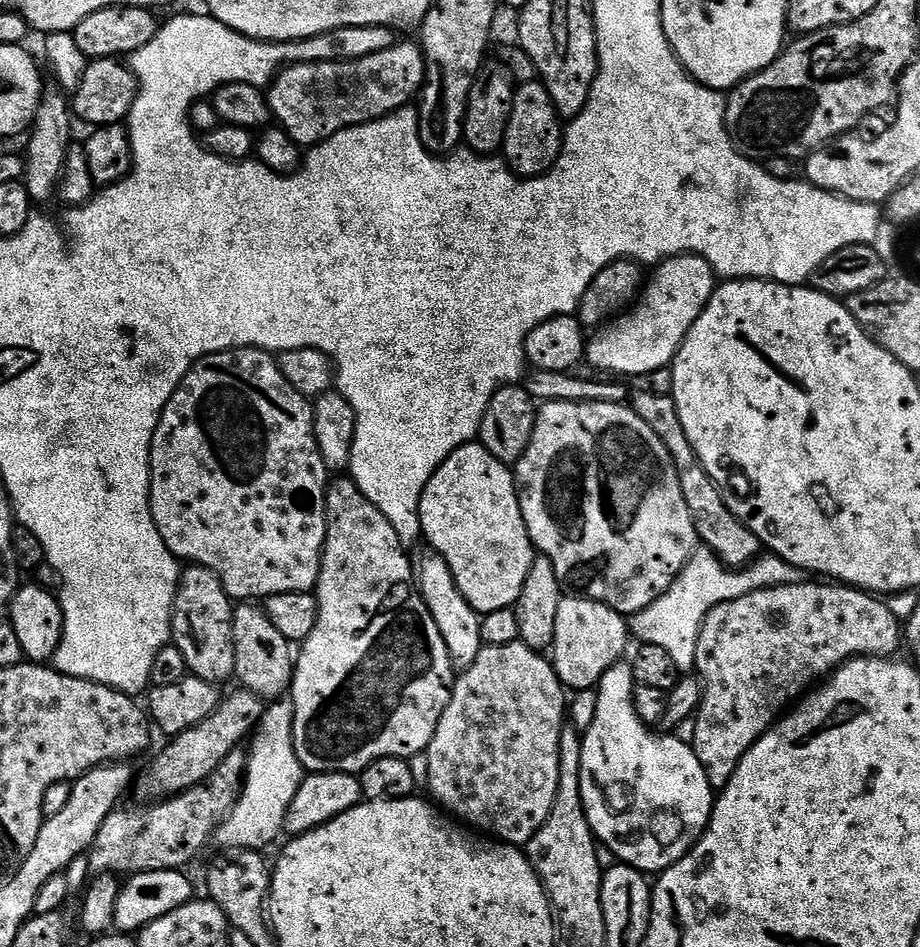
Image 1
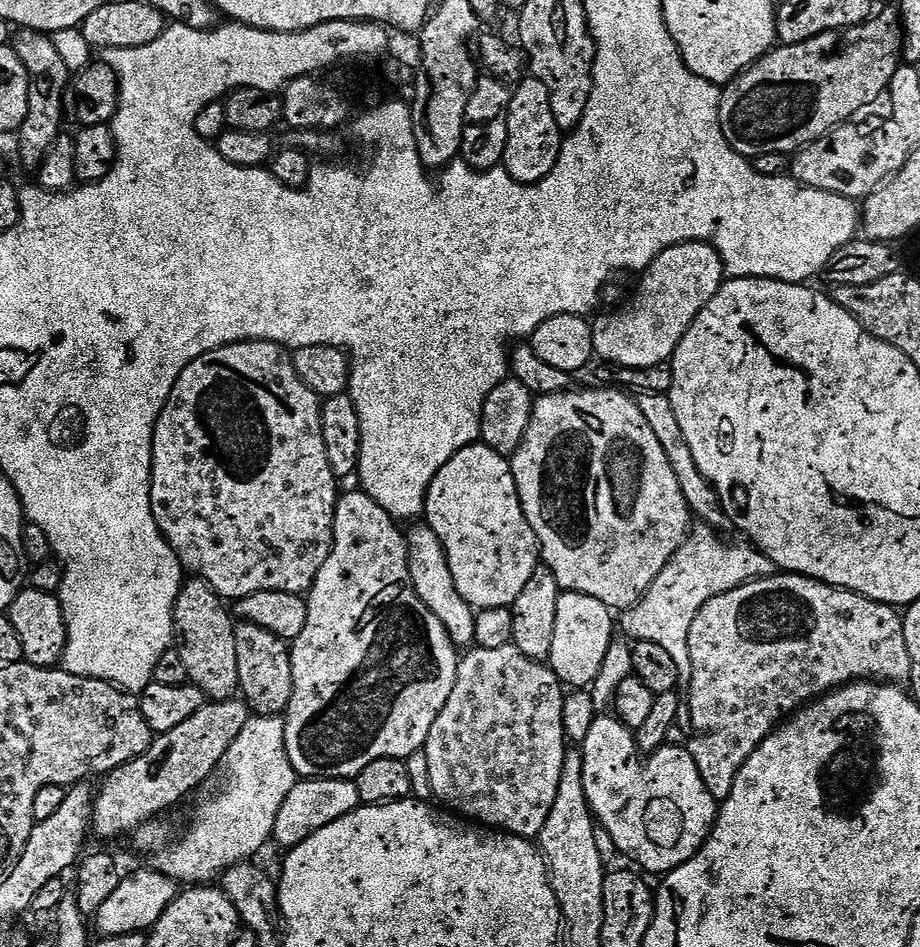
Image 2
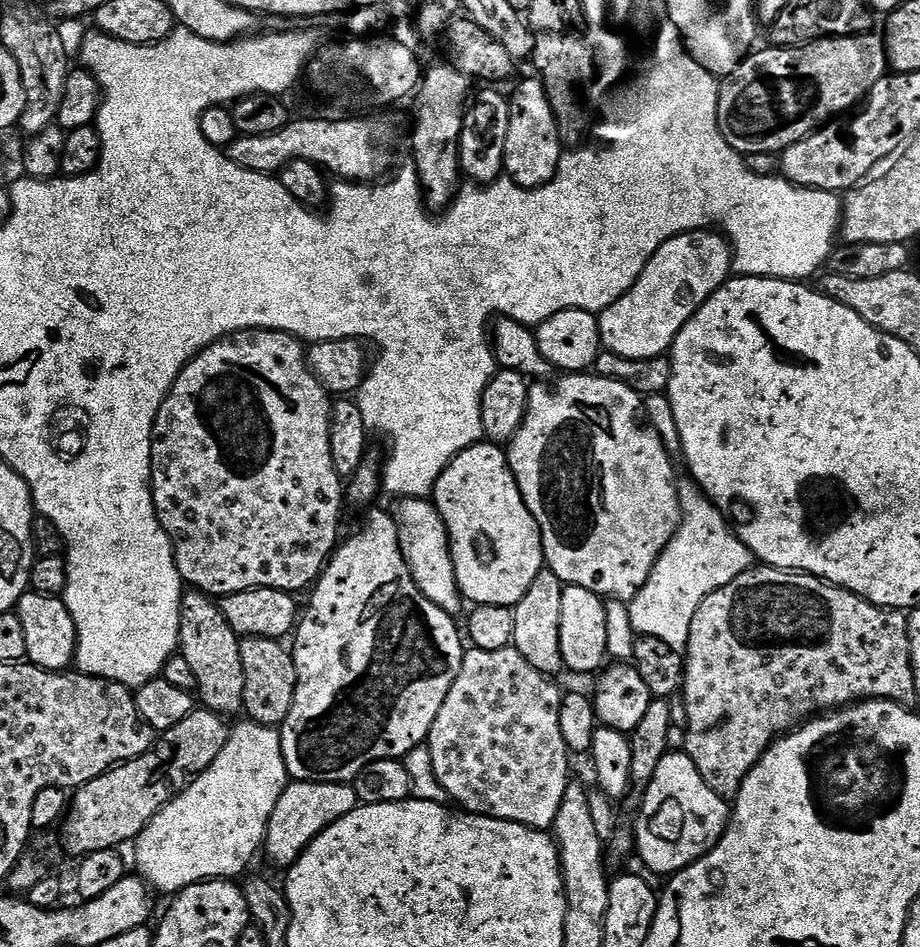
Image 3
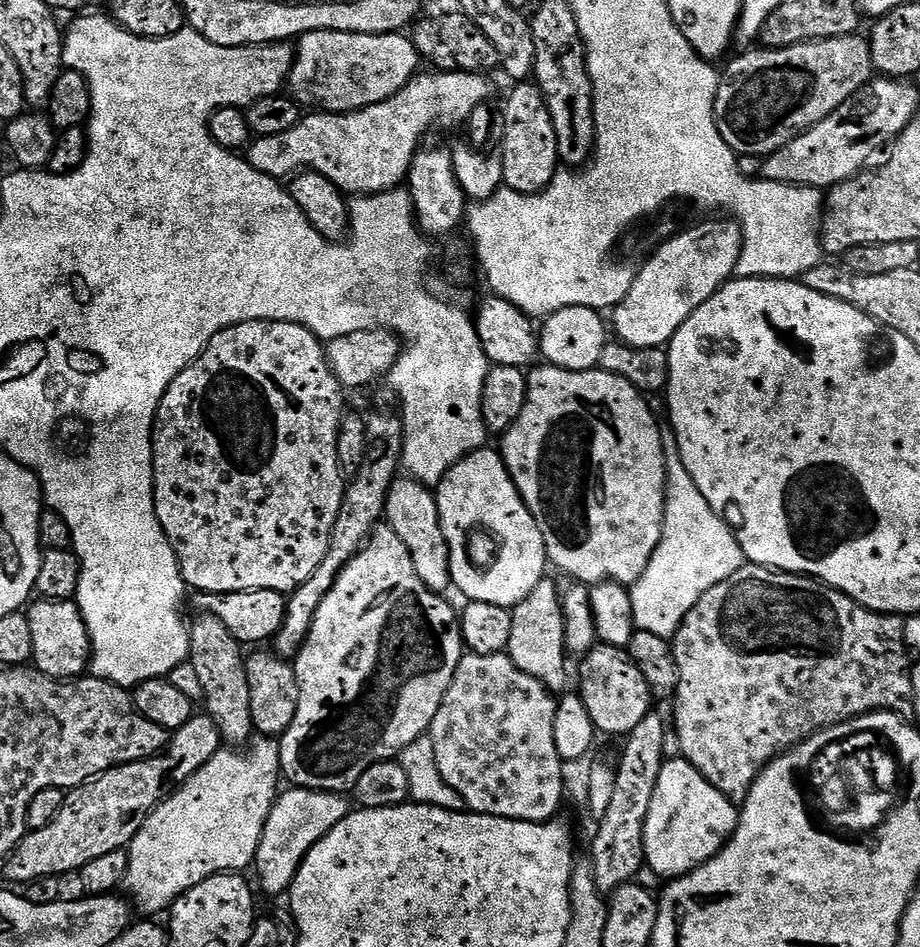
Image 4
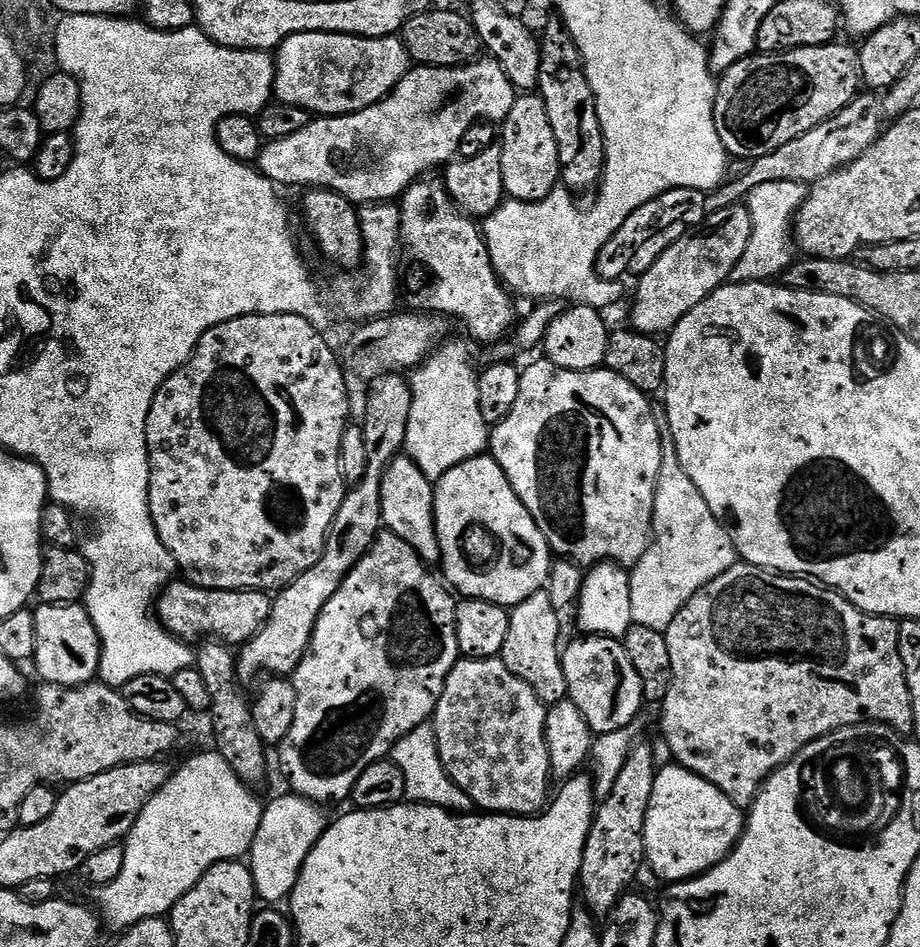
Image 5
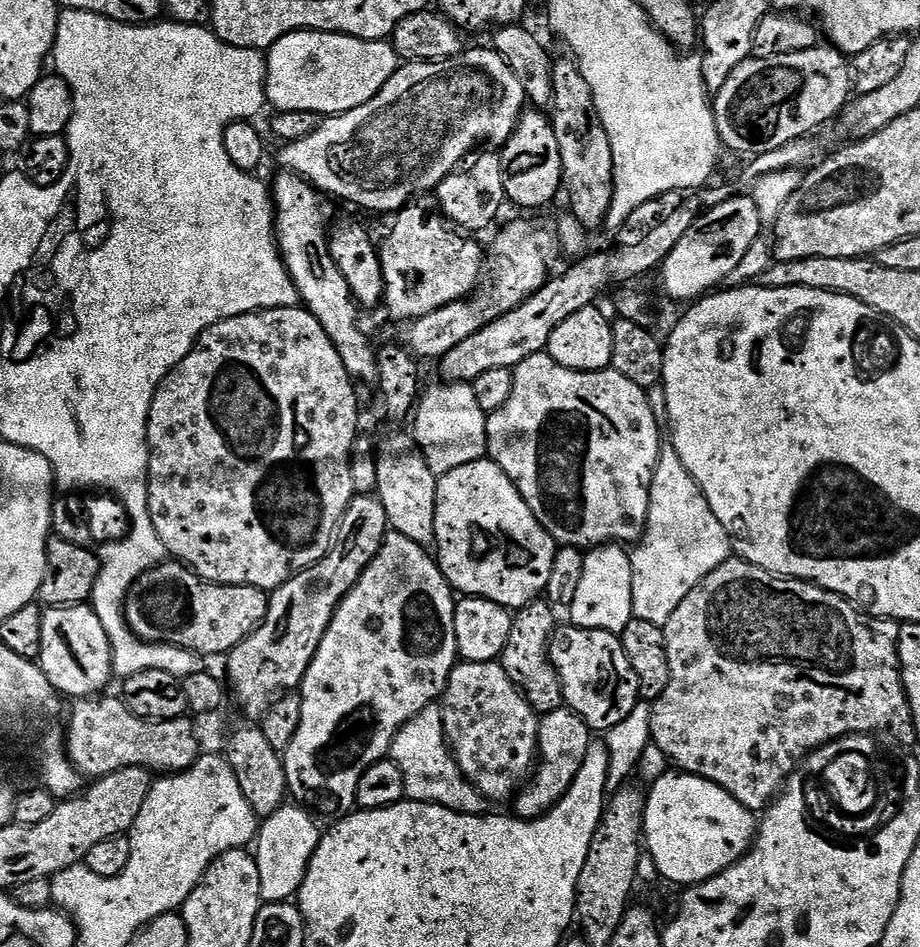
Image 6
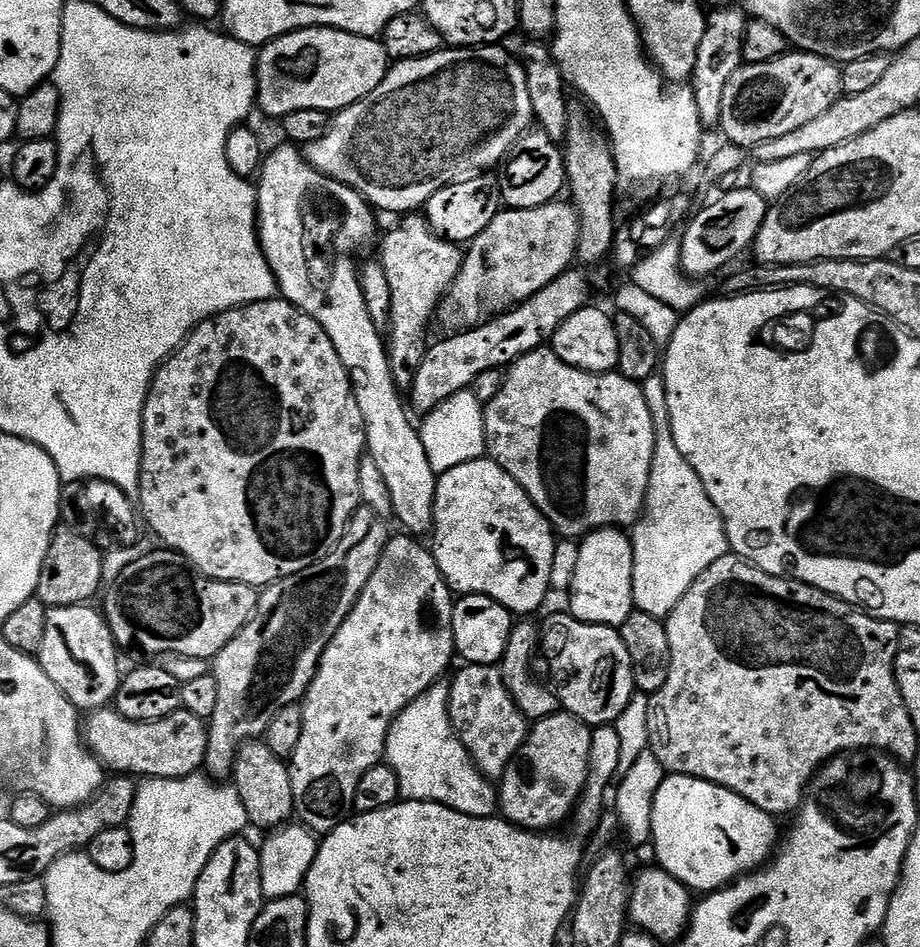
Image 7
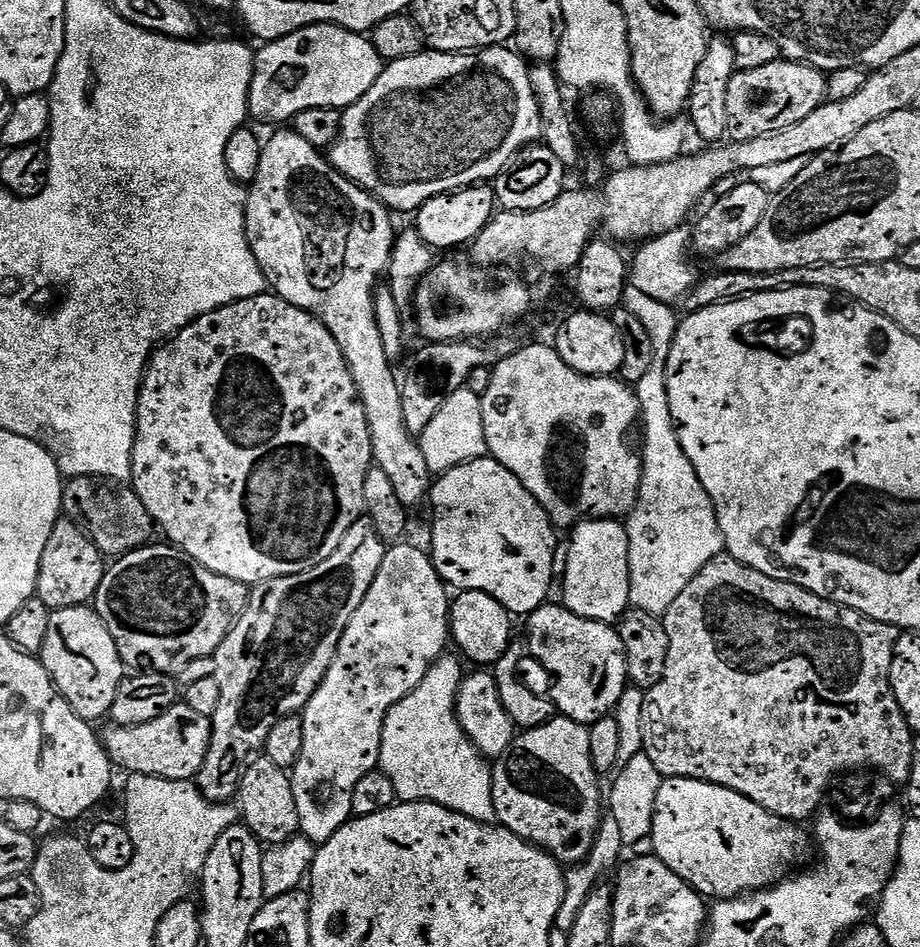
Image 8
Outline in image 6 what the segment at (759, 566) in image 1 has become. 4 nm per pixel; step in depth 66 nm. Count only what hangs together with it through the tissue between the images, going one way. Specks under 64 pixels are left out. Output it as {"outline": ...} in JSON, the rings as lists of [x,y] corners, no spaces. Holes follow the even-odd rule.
{"outline":[[[671,442],[661,443],[660,461],[650,486],[648,525],[631,553],[633,617],[662,626],[678,610],[678,602],[727,562],[733,552],[732,537],[722,522],[714,518],[710,502],[706,502],[690,470],[682,466],[678,450],[674,450]]]}

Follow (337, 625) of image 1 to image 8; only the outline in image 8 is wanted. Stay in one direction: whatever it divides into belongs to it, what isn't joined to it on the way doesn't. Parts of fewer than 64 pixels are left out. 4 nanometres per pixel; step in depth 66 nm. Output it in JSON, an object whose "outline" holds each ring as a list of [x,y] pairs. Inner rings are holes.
{"outline":[[[396,542],[389,547],[386,558],[382,560],[382,570],[378,574],[378,578],[374,578],[374,586],[370,586],[366,598],[362,598],[362,606],[358,606],[358,610],[354,610],[354,618],[350,618],[350,622],[346,626],[346,630],[338,642],[338,650],[330,662],[330,670],[326,670],[326,678],[322,678],[318,690],[310,698],[310,702],[302,713],[302,719],[304,721],[302,754],[298,758],[296,765],[290,769],[290,775],[292,778],[292,785],[294,786],[294,802],[298,802],[299,835],[305,836],[311,844],[317,846],[324,844],[330,838],[334,838],[334,834],[337,830],[342,827],[342,825],[348,823],[352,816],[352,795],[354,794],[354,786],[358,786],[358,782],[360,779],[366,778],[366,774],[377,771],[380,762],[382,730],[386,722],[386,714],[394,705],[398,702],[402,702],[402,698],[406,698],[406,694],[410,694],[420,685],[422,678],[426,678],[430,666],[438,657],[445,655],[447,648],[444,647],[449,647],[450,644],[449,589],[446,587],[444,581],[440,579],[438,570],[433,566],[431,555],[429,555],[425,549],[423,552],[422,549],[415,548],[414,545],[408,543],[409,542]]]}

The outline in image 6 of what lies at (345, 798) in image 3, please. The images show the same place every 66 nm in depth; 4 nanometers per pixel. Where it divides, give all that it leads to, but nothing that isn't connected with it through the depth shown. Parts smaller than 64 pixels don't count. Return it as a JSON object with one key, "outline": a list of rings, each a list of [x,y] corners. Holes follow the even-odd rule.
{"outline":[[[285,806],[259,825],[254,855],[258,862],[258,878],[262,882],[260,898],[264,904],[282,904],[291,901],[299,893],[306,870],[320,844],[322,828],[315,822],[313,813],[303,807]]]}

